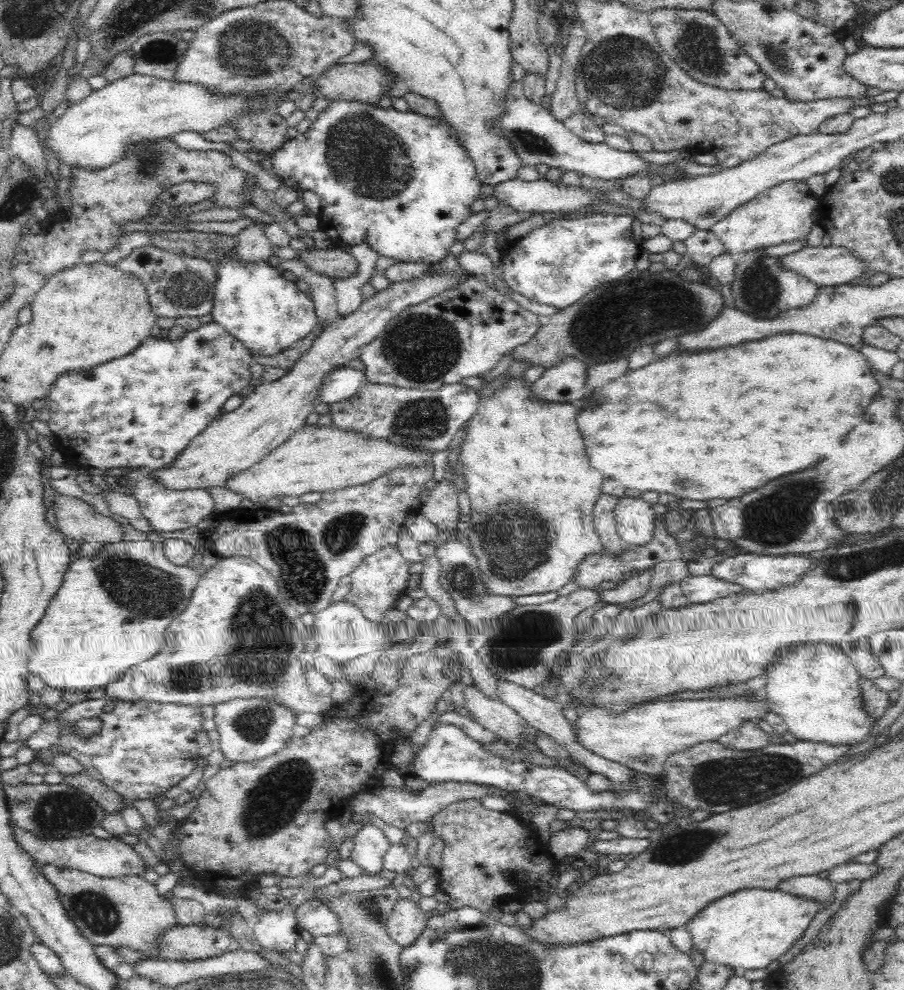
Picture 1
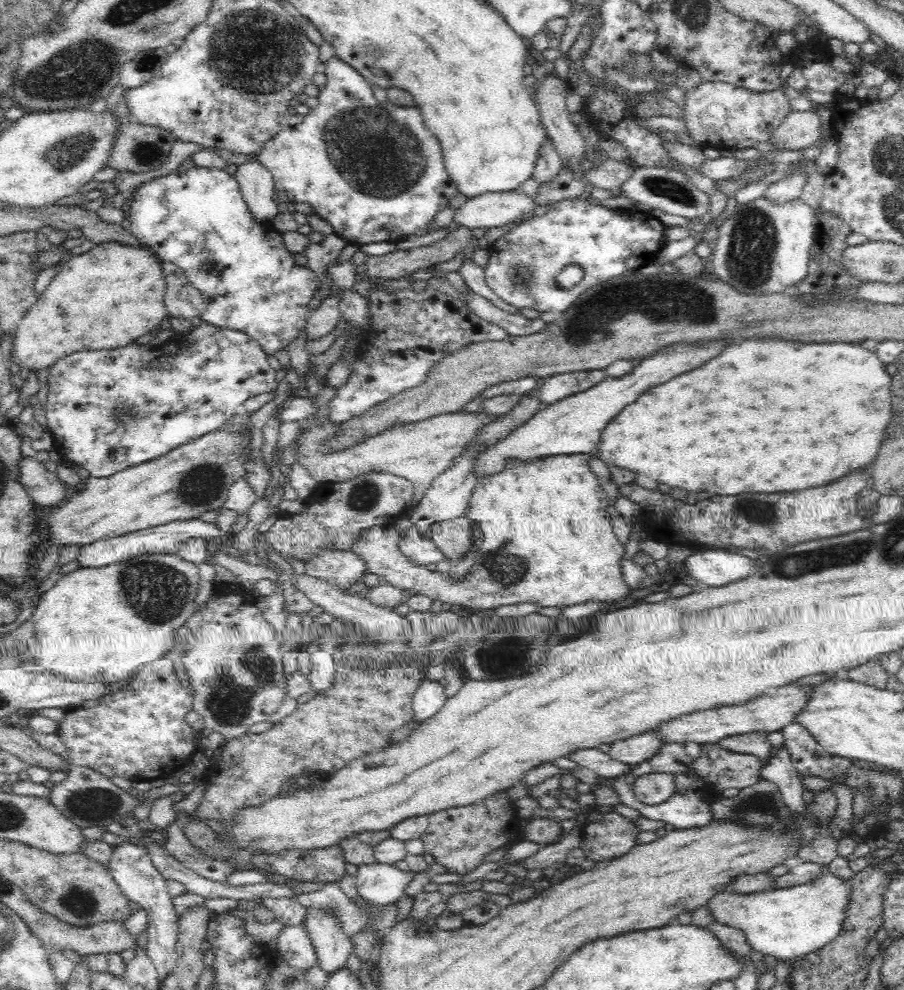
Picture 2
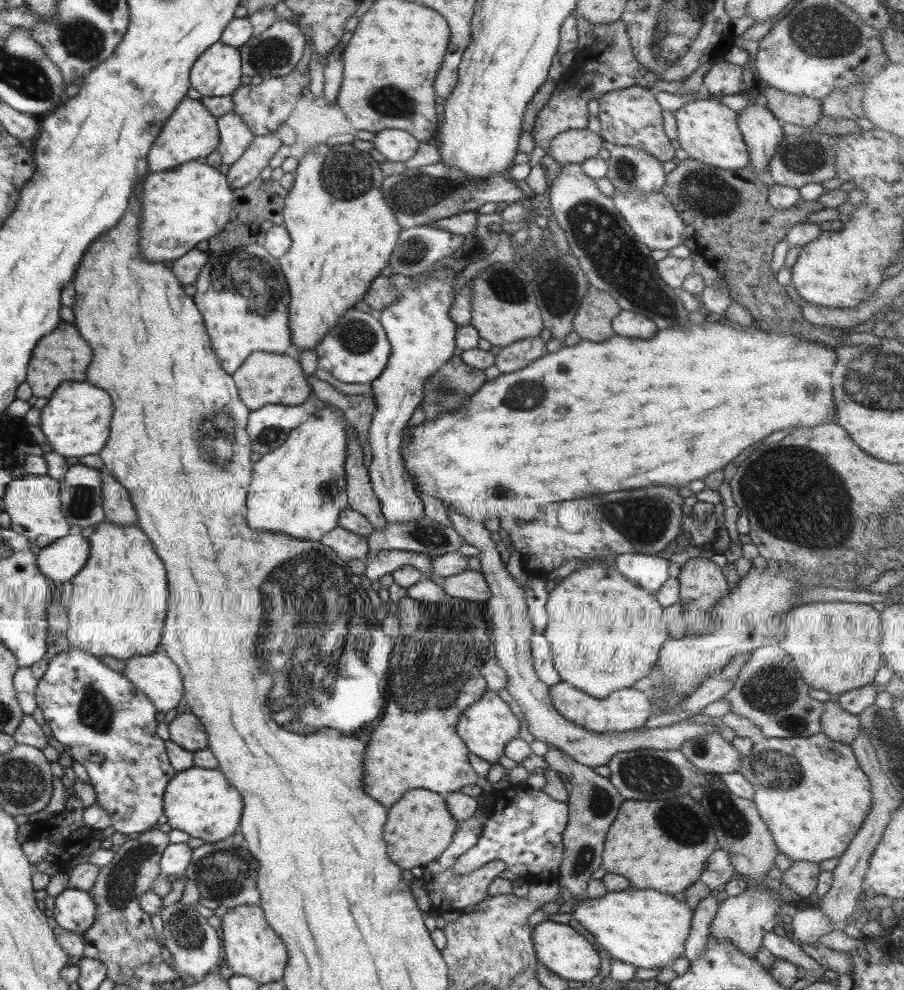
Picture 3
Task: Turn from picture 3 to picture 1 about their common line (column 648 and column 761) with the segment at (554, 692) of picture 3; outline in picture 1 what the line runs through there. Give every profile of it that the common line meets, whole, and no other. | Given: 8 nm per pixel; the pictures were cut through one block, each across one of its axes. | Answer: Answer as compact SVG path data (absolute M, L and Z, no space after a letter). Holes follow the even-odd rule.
M759 693L758 700L731 697L715 700L654 700L626 708L624 712L610 712L604 704L578 712L572 733L586 751L604 760L616 762L640 774L658 777L665 761L672 754L686 751L702 742L716 741L722 734L738 728L744 720L764 718L768 705Z

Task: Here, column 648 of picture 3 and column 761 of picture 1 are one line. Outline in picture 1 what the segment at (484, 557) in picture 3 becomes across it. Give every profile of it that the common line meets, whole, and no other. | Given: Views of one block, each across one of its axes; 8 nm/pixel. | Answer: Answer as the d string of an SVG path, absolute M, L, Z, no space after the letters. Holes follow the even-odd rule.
M744 720L738 728L722 734L716 741L724 747L746 751L769 746L770 737L755 722Z

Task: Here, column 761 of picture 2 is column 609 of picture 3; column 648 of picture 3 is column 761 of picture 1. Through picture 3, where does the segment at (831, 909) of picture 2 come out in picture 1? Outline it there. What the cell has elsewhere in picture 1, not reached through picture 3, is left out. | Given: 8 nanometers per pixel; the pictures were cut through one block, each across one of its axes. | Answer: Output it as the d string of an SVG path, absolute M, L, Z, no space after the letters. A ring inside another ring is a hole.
M751 888L734 892L706 905L692 918L684 928L690 933L692 948L703 954L706 961L724 967L730 967L734 971L760 970L775 965L794 941L800 939L802 932L808 928L808 924L814 915L818 913L820 904L804 898L785 894L778 890L765 890Z

